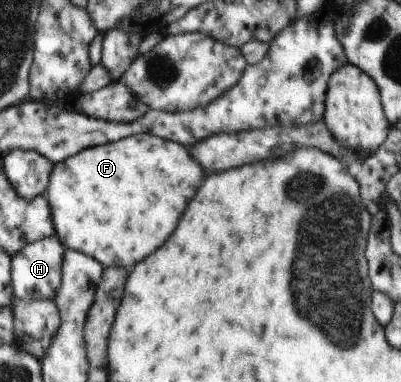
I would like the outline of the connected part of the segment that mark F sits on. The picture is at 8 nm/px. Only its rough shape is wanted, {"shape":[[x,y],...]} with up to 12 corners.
{"shape":[[150,134],[55,163],[64,248],[134,266],[204,172]]}

